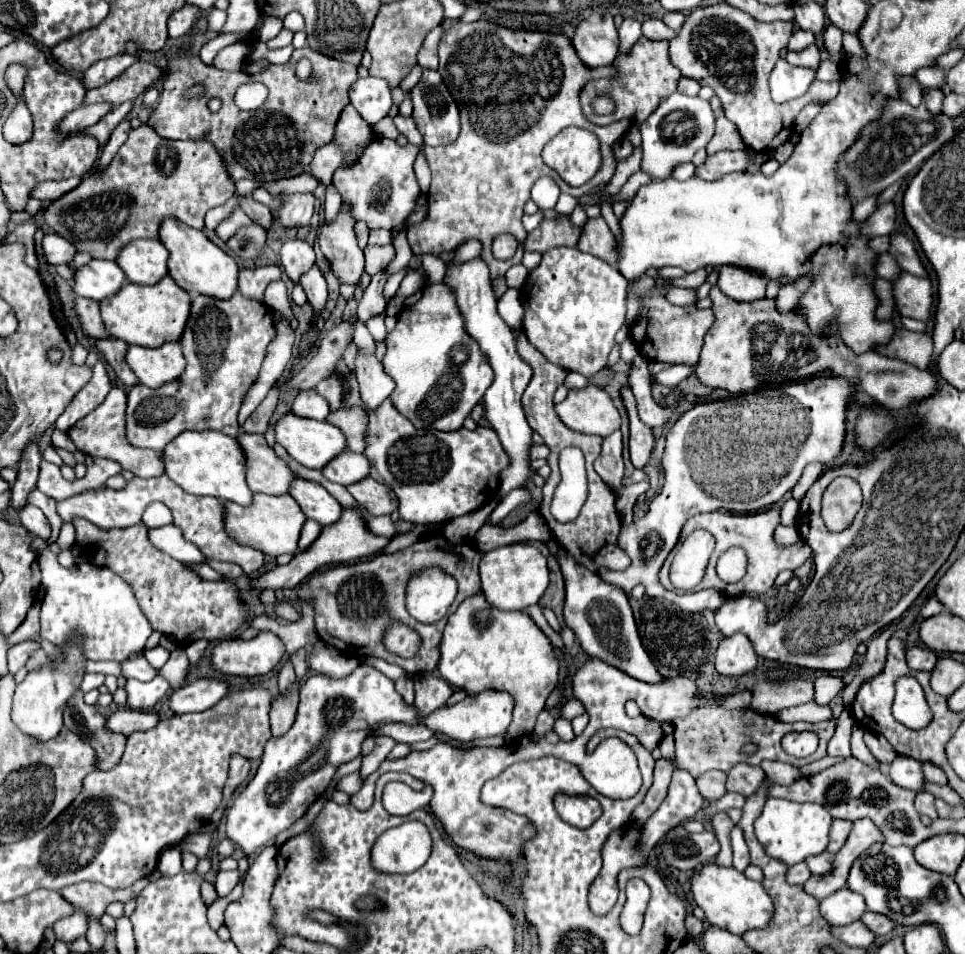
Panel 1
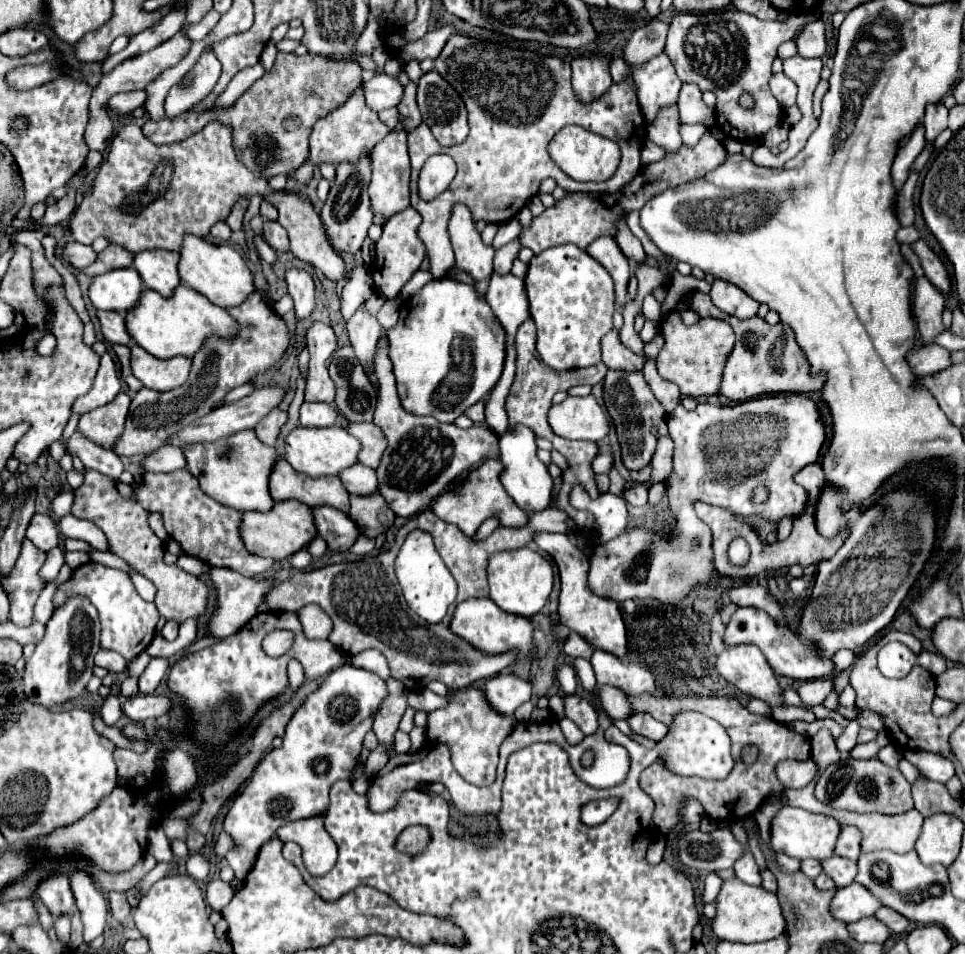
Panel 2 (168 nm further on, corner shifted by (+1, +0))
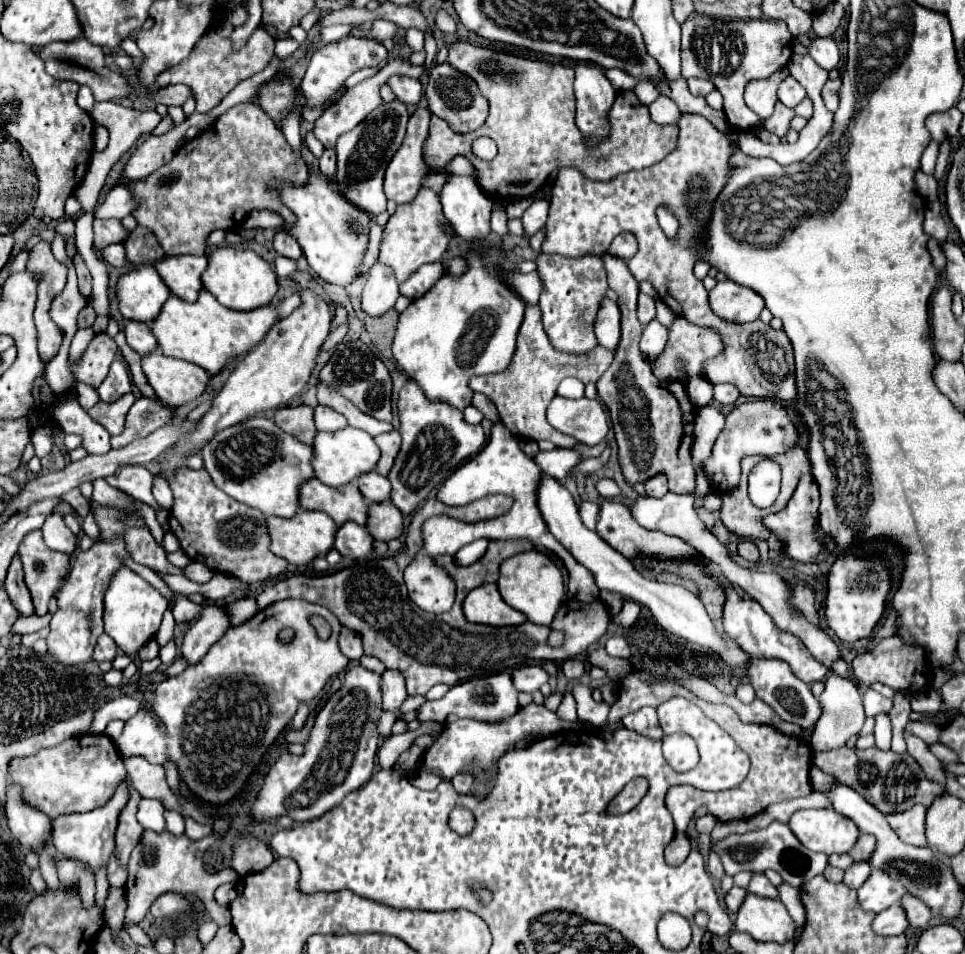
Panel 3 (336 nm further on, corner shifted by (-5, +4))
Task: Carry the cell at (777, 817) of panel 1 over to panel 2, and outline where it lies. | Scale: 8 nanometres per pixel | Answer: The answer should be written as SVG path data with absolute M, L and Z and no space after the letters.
M784 805L770 823L770 847L778 853L786 853L792 855L794 859L826 859L834 853L834 843L838 839L840 833L840 823L830 817L830 815L822 815L822 813L810 813L806 809L798 809L798 807L790 807Z

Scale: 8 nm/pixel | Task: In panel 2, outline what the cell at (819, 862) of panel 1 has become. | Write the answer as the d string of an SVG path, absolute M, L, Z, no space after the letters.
M832 855L832 857L822 861L822 871L828 877L832 877L838 887L844 887L844 885L850 885L854 881L854 875L856 875L858 867L856 867L856 861Z

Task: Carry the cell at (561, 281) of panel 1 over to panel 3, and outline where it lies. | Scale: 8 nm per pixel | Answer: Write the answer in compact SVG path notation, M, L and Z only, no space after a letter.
M540 253L536 259L538 273L542 275L542 295L540 295L540 309L544 329L558 351L566 353L586 353L596 347L594 335L594 321L600 301L606 297L608 281L606 269L600 257L584 255L578 259L570 259L564 255L546 255Z

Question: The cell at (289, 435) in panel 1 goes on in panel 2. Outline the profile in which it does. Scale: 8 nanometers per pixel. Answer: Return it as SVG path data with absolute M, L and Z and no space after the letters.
M332 425L332 427L296 427L290 431L290 435L284 439L284 457L286 461L296 469L304 471L312 477L320 475L338 475L342 469L354 465L358 459L360 443L352 435L348 435L342 427Z

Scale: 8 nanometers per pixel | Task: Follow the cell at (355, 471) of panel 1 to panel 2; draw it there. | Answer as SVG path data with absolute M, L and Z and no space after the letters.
M354 463L348 467L348 471L340 471L340 481L344 483L346 491L352 495L370 495L376 487L376 471L370 467L364 467L362 463Z

